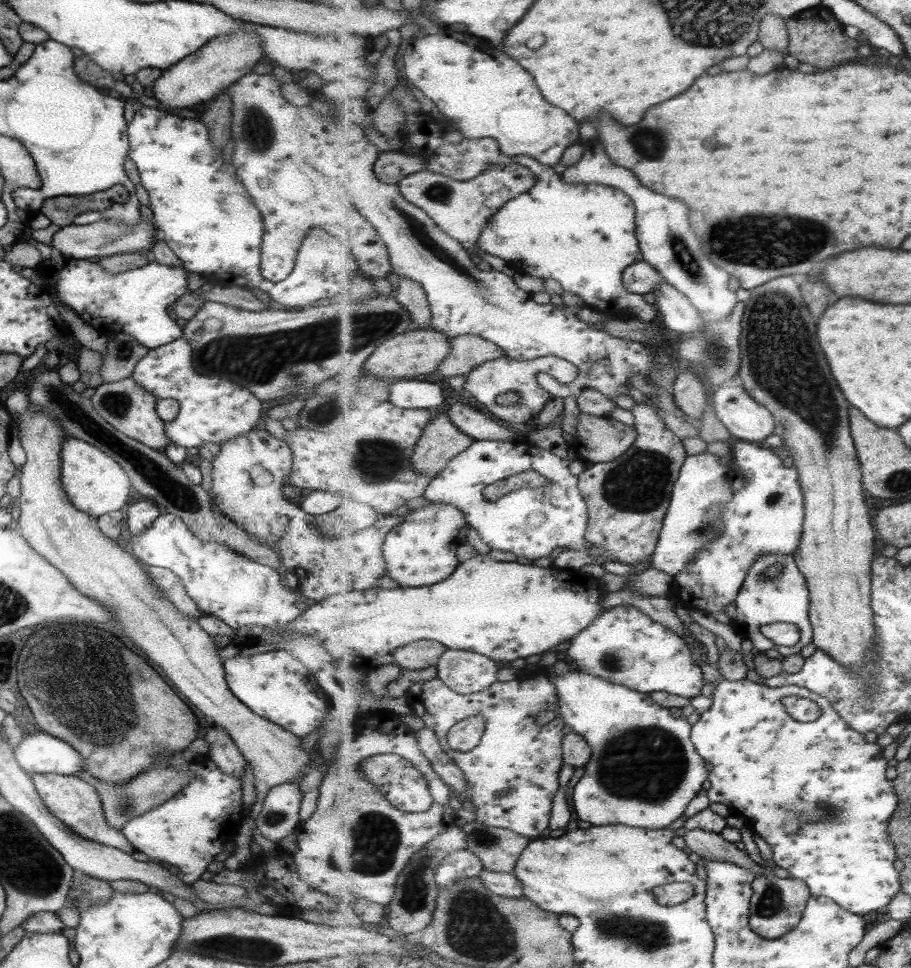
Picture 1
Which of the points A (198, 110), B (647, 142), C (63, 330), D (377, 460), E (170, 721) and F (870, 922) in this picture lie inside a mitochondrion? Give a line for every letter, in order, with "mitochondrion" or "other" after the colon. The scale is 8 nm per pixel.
A: other
B: mitochondrion
C: other
D: mitochondrion
E: other
F: other

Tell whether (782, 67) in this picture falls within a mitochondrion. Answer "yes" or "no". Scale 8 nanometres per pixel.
no

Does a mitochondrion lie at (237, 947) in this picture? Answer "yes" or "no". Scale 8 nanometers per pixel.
yes

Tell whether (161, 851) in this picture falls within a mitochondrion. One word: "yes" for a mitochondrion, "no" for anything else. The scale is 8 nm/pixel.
no

